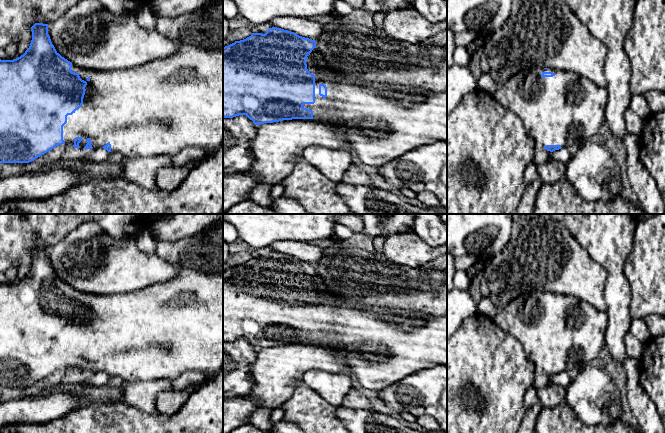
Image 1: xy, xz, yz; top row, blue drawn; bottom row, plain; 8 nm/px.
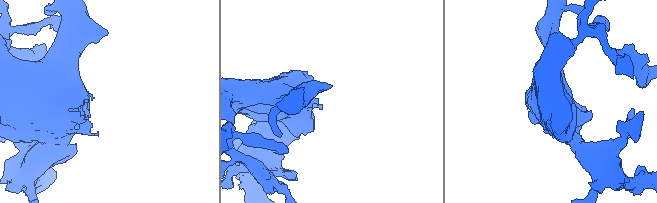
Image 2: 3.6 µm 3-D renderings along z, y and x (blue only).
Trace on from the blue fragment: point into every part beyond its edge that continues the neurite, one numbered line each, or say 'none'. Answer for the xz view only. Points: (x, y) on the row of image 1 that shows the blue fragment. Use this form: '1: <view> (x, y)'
1: xz (382, 122)

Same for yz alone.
1: yz (565, 109)

